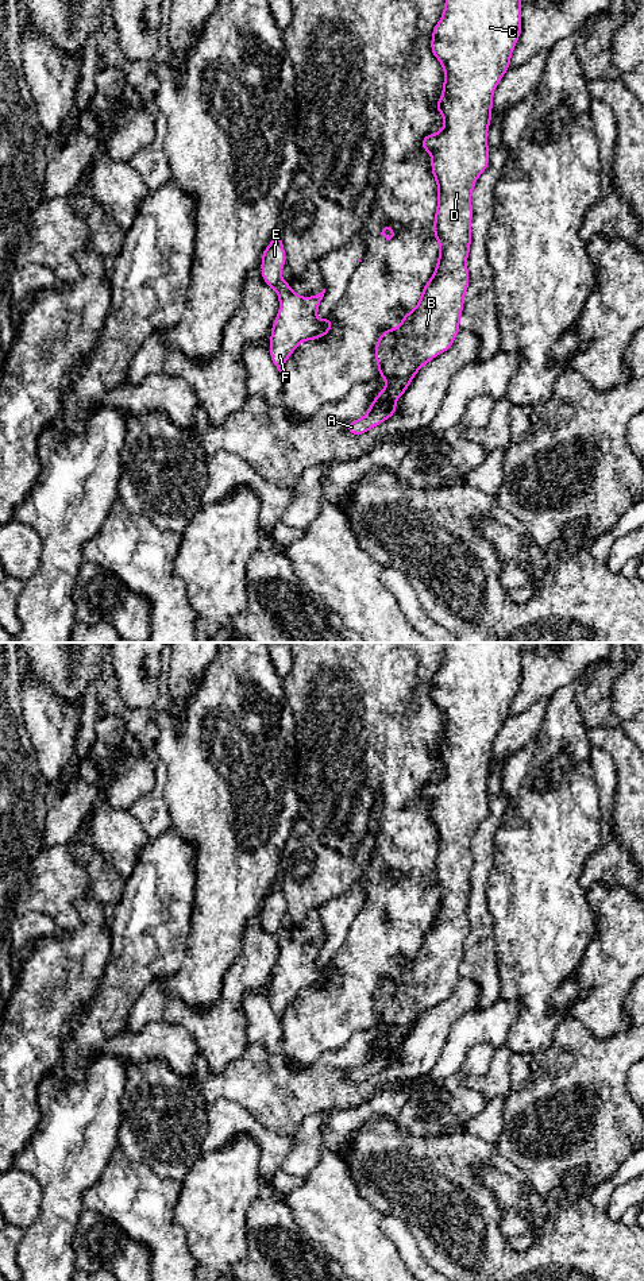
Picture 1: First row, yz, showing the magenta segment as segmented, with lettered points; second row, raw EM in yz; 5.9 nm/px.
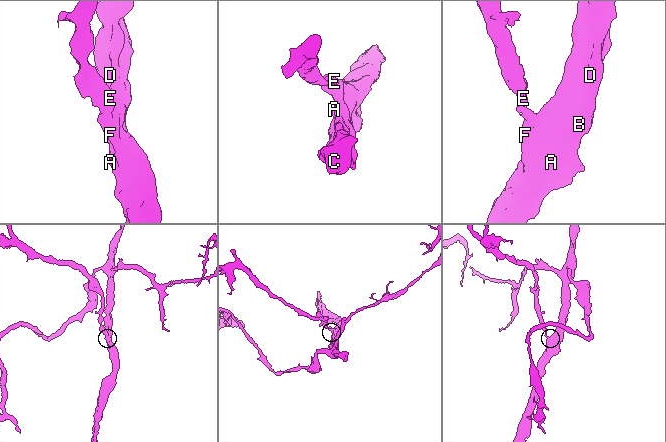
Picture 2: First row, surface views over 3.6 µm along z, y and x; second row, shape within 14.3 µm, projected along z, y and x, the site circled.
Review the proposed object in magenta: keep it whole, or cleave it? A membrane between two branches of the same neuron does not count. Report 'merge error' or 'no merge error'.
no merge error

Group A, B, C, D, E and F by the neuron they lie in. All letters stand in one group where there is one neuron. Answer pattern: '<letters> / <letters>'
A B C D E F

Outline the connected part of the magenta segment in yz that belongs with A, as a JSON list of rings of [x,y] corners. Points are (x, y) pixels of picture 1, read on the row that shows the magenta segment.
[[[446,0],[444,11],[432,30],[431,51],[443,66],[443,96],[435,103],[436,111],[444,117],[444,127],[437,134],[425,135],[420,146],[432,155],[431,171],[437,184],[437,205],[433,219],[433,238],[439,240],[439,259],[433,275],[424,285],[421,297],[412,312],[406,312],[397,328],[385,329],[374,348],[378,377],[387,385],[375,396],[367,413],[346,425],[354,436],[362,436],[371,428],[396,414],[396,401],[410,386],[419,370],[437,355],[448,351],[460,332],[460,315],[470,282],[467,258],[471,247],[471,194],[478,177],[487,169],[490,153],[487,130],[491,124],[493,93],[505,72],[510,67],[510,57],[521,35],[521,0]]]

